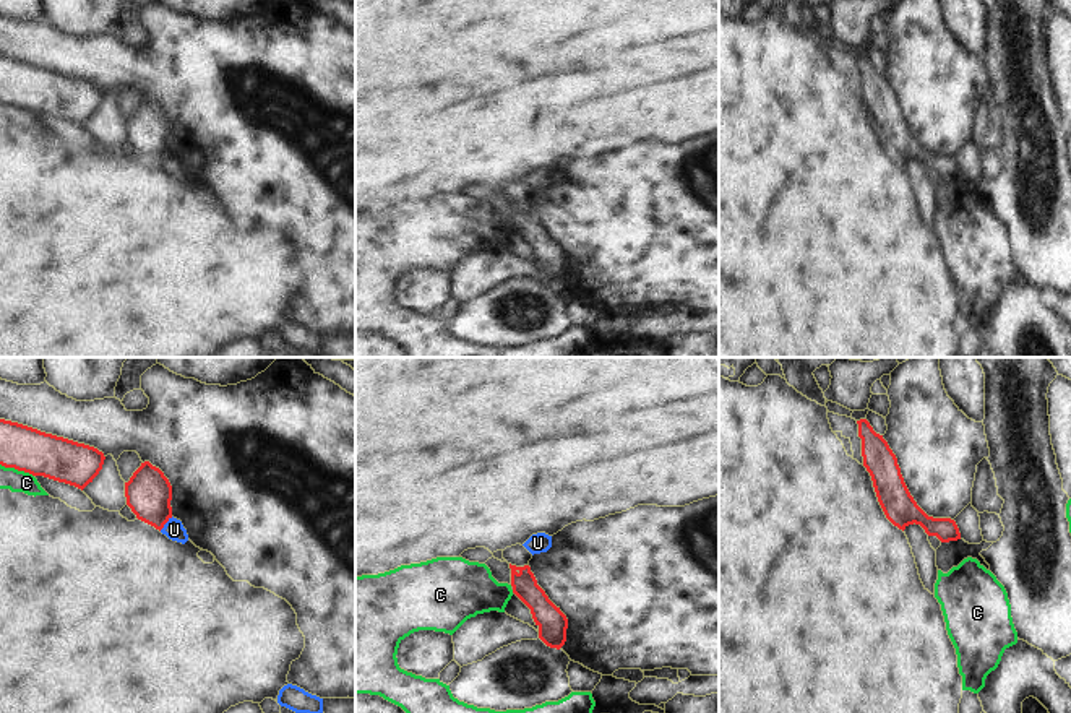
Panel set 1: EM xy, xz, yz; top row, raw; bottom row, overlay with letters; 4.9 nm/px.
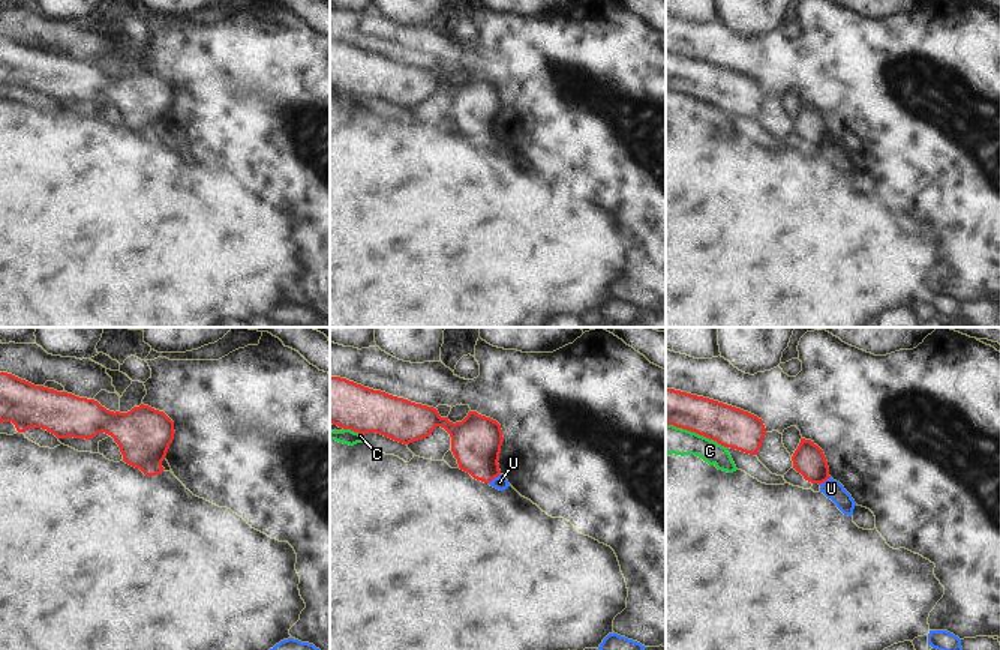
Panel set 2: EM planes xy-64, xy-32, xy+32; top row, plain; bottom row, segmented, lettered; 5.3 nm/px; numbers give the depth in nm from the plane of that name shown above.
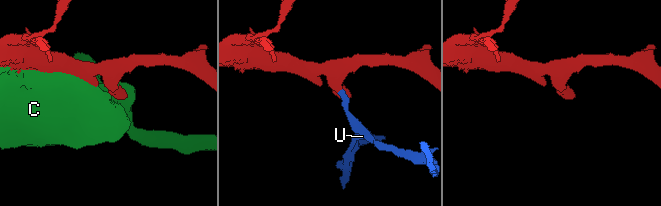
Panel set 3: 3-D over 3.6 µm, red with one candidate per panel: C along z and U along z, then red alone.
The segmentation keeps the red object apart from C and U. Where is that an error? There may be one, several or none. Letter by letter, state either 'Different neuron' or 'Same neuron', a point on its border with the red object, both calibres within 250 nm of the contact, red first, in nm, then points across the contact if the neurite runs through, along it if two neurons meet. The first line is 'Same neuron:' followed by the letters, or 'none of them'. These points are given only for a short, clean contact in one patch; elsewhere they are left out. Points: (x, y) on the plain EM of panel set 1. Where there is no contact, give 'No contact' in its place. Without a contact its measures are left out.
Same neuron: none of them
C: Different neuron. Touches red at xy (17, 104). Thickness 220 nm (red) against 110 nm
U: Different neuron. Touches red at xy (166, 158). Thickness 220 nm (red) against 100 nm. Boundary: xy (172, 153), (159, 166)

